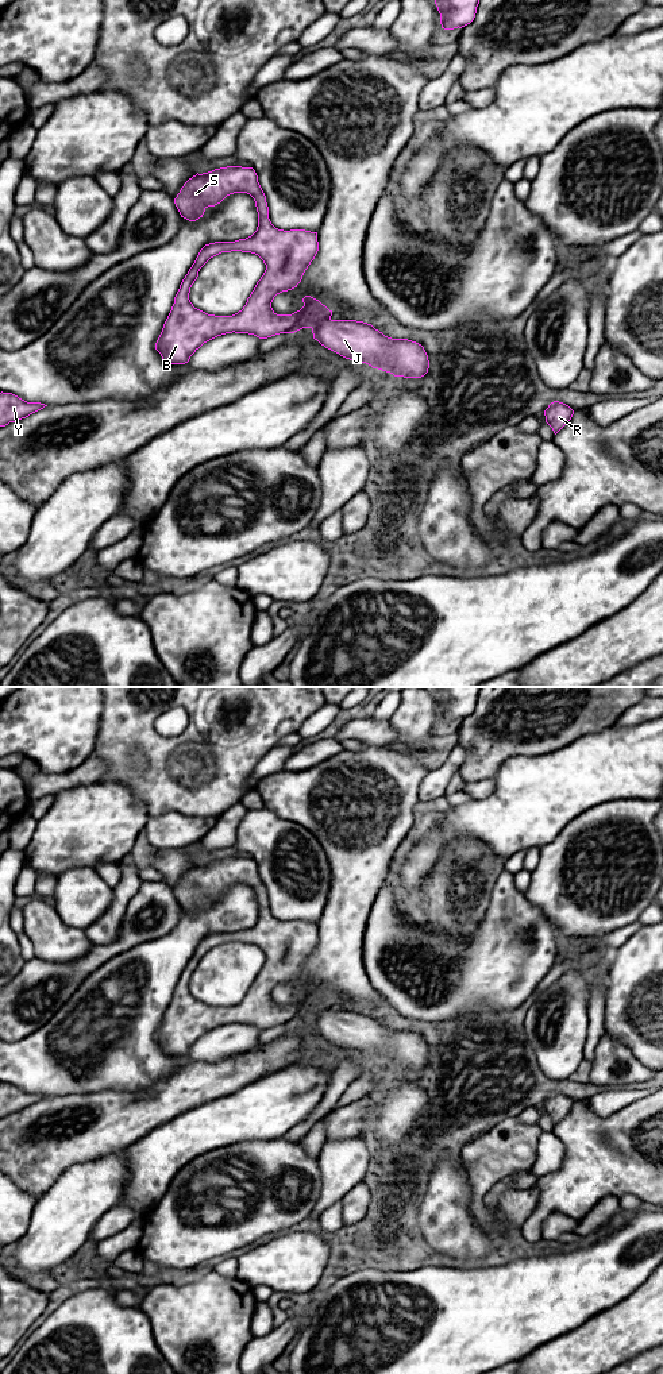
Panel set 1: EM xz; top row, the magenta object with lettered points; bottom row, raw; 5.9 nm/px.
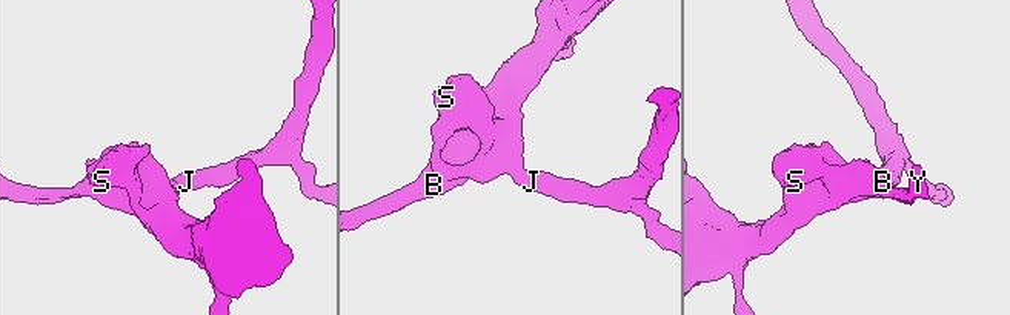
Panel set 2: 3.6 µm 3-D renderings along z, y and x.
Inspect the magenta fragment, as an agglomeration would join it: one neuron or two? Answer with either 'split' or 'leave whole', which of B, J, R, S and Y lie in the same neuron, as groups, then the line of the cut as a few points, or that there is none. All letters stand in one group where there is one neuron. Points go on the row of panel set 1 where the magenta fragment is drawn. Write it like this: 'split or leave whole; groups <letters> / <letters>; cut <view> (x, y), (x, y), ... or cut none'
leave whole; groups B J R S Y; cut none

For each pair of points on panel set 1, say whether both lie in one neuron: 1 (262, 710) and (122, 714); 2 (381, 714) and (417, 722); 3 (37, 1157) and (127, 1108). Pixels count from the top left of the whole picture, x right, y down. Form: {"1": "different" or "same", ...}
{"1": "same", "2": "same", "3": "same"}

